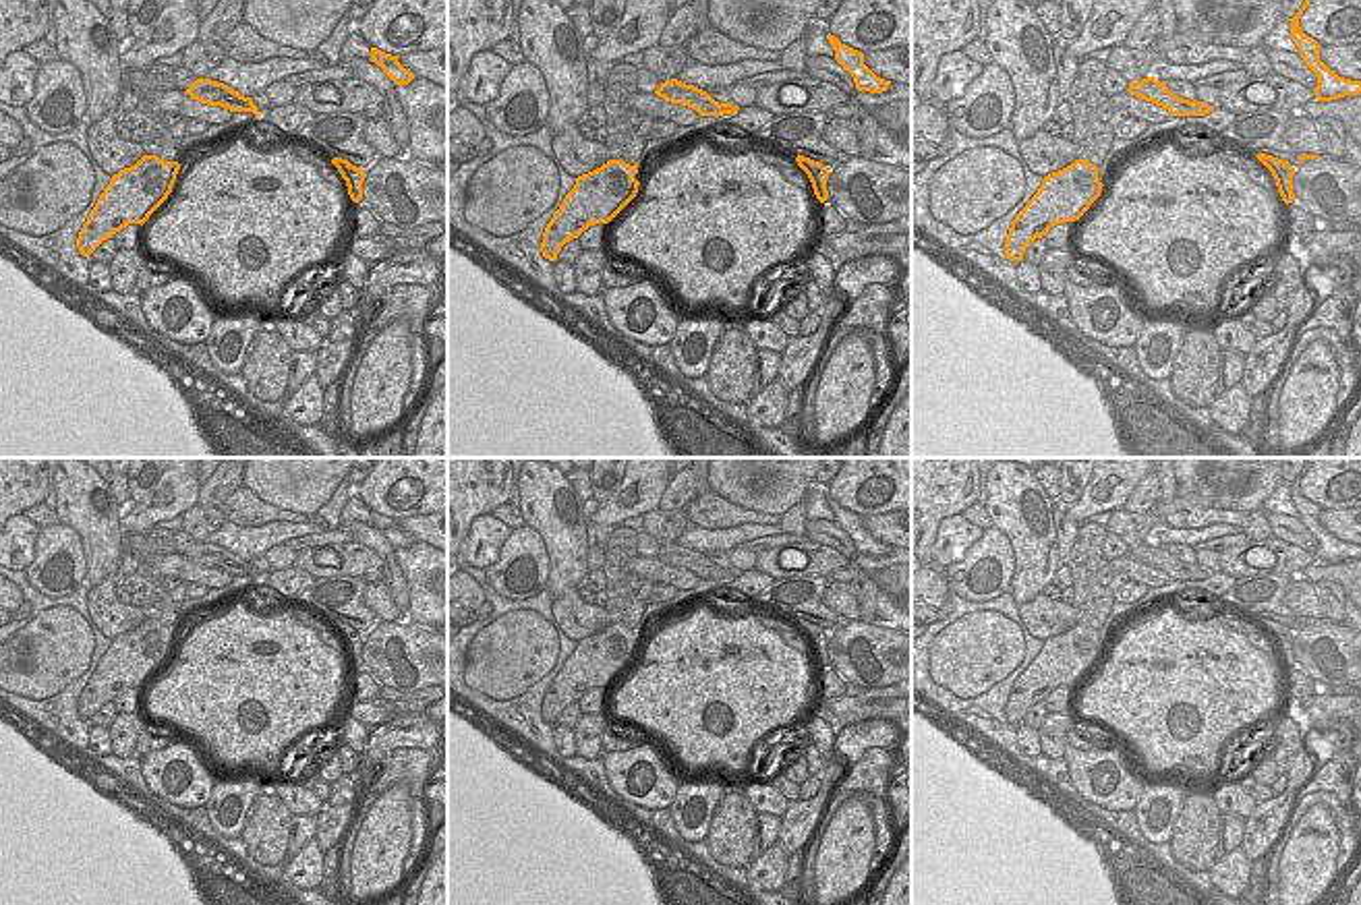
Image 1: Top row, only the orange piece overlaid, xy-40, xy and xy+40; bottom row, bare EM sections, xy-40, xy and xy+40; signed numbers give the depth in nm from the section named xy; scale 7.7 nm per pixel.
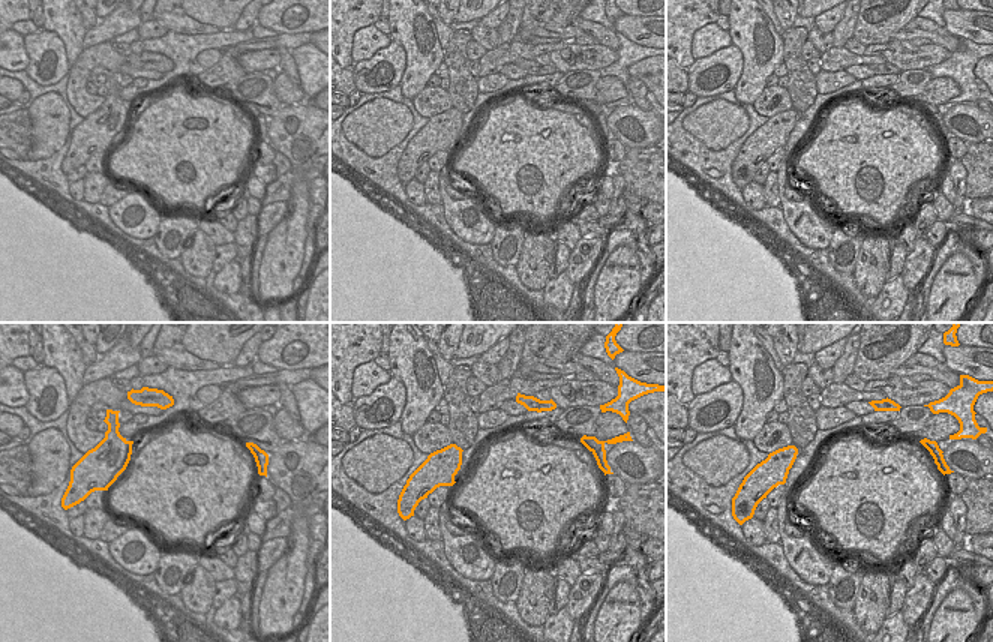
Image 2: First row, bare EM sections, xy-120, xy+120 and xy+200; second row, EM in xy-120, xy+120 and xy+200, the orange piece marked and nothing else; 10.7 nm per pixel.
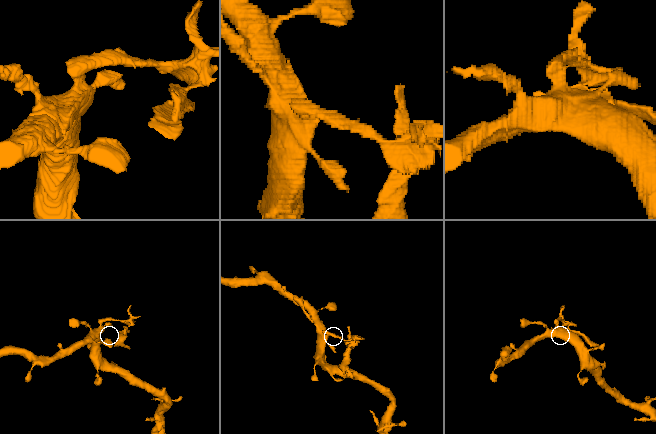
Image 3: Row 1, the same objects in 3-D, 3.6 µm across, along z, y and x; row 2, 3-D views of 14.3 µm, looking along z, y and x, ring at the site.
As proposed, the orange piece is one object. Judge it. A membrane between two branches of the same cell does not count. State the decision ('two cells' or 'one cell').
two cells

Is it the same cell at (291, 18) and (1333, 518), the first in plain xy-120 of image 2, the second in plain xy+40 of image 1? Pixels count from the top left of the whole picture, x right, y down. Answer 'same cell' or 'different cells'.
different cells

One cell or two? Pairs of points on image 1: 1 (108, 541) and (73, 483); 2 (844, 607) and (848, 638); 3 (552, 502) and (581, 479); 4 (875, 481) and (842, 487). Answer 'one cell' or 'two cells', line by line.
1: one cell
2: two cells
3: two cells
4: one cell

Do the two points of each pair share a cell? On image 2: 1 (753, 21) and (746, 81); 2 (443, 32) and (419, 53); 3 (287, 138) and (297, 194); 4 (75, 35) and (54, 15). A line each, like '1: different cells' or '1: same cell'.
1: same cell
2: different cells
3: same cell
4: same cell

